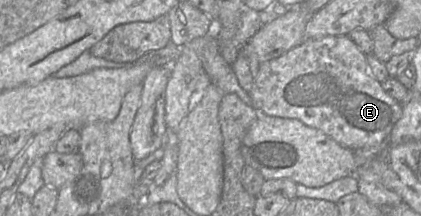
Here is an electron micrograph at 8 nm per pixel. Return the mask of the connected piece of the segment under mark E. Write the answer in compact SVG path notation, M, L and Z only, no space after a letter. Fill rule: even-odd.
M348 35L305 39L302 44L278 58L260 63L249 95L252 106L260 114L298 119L309 127L321 130L351 150L387 149L391 131L403 113L403 104L384 91L381 83L370 73L366 54Z

